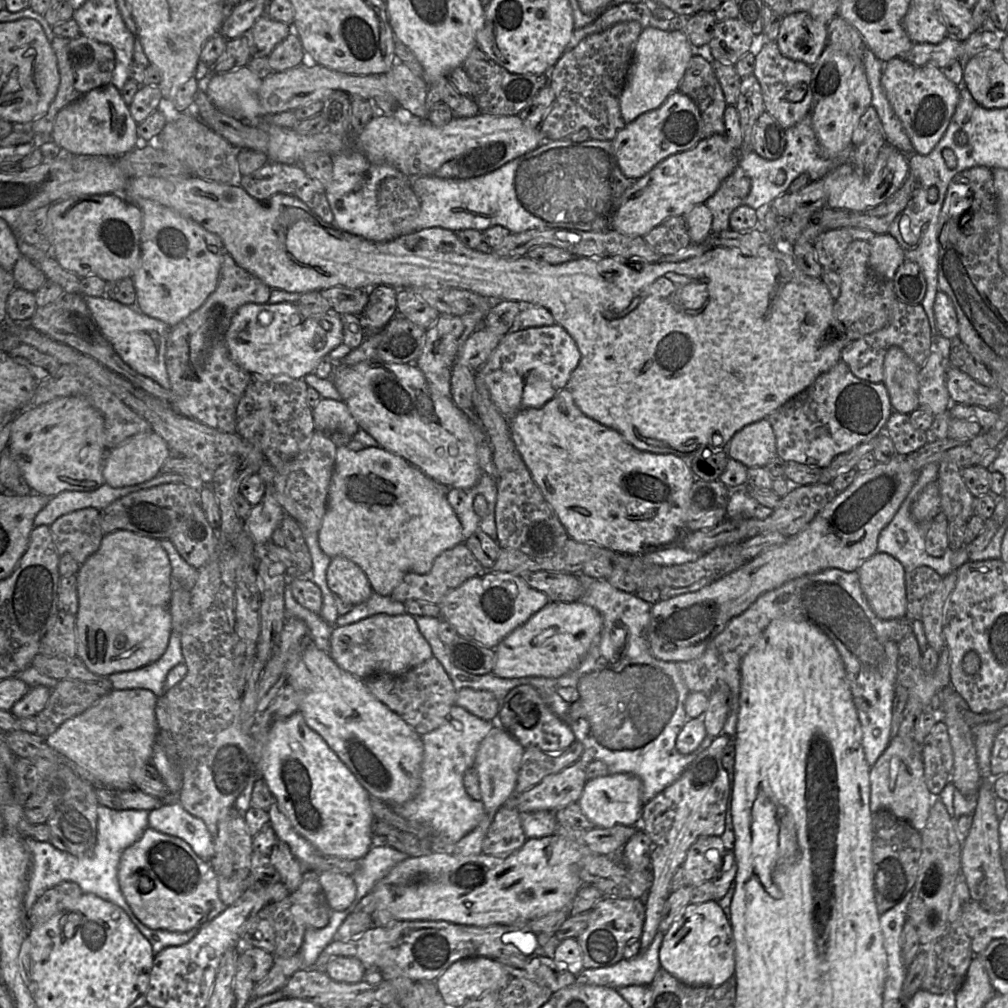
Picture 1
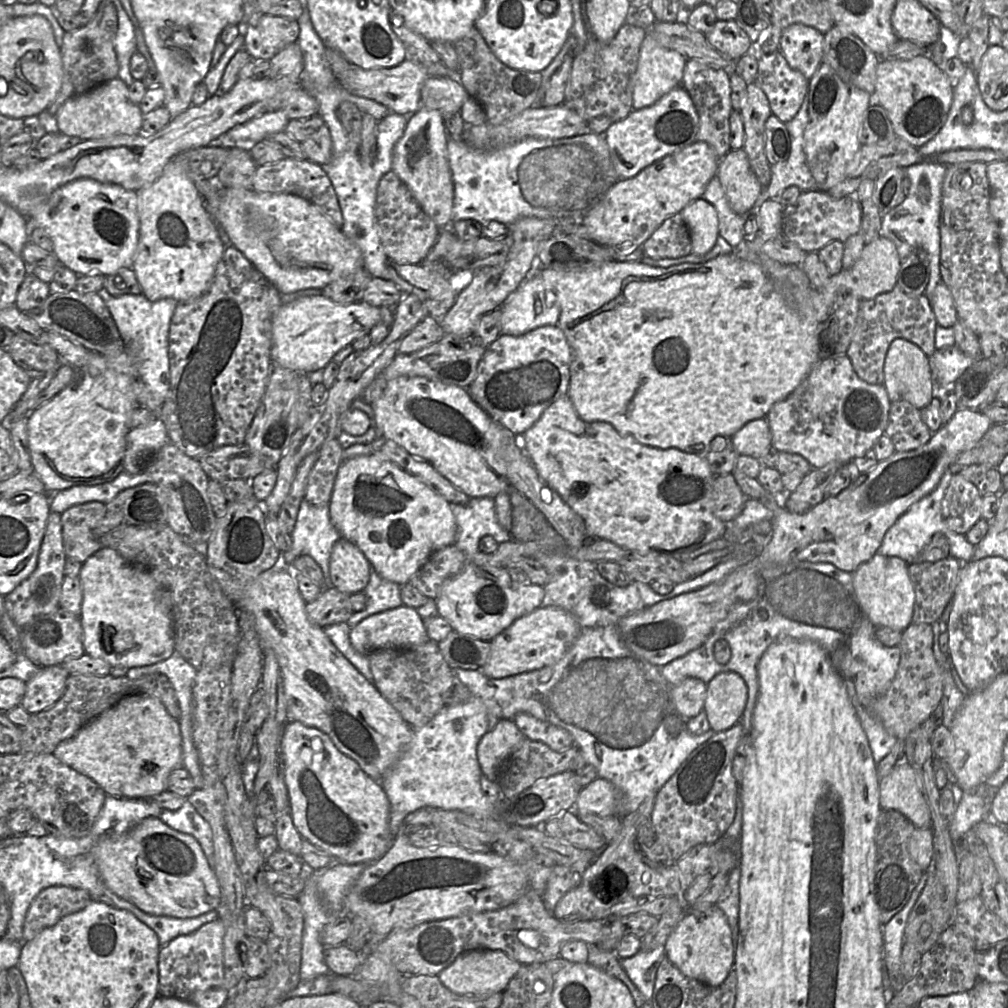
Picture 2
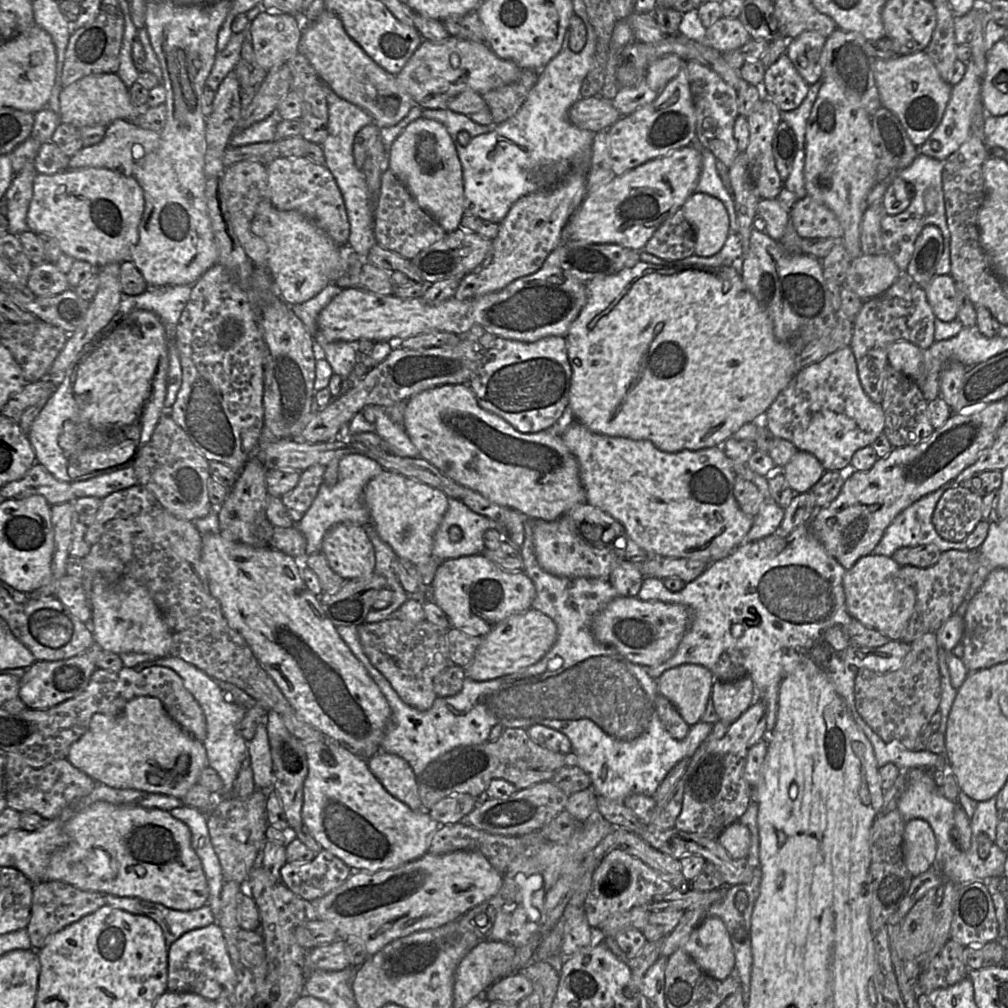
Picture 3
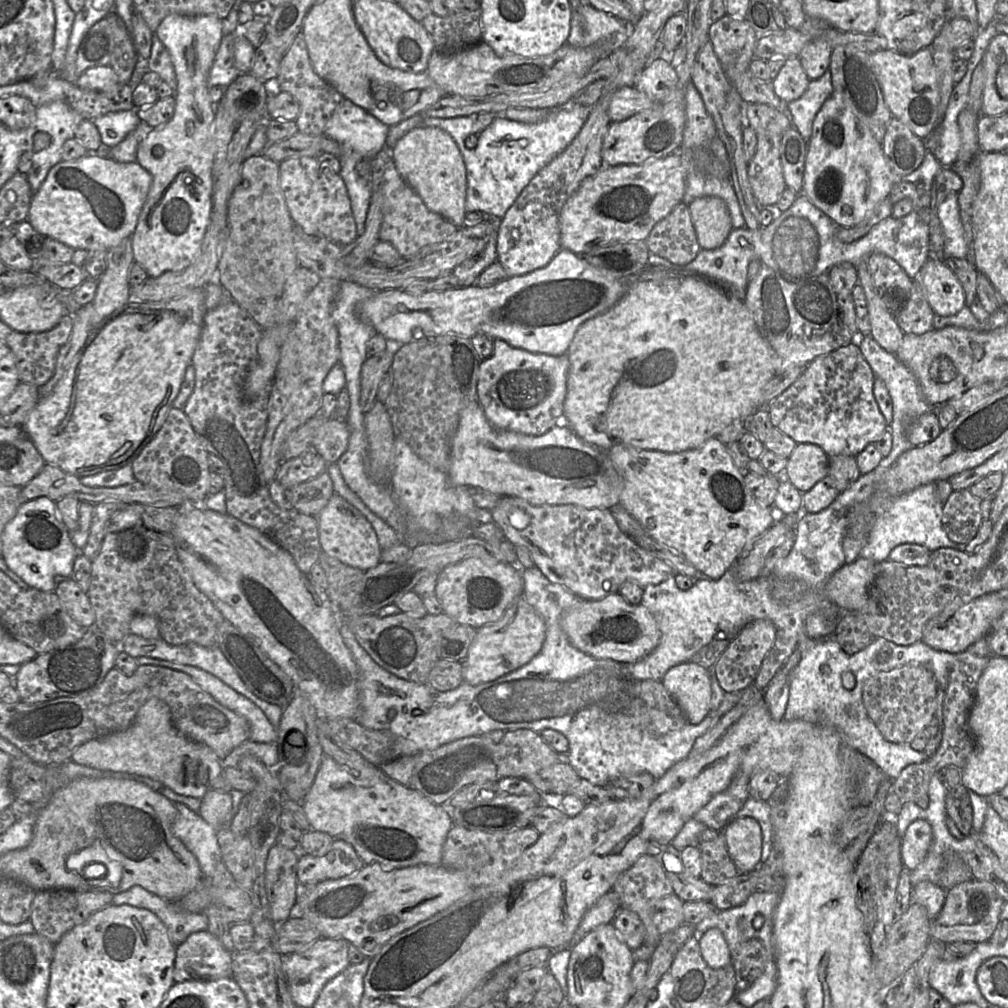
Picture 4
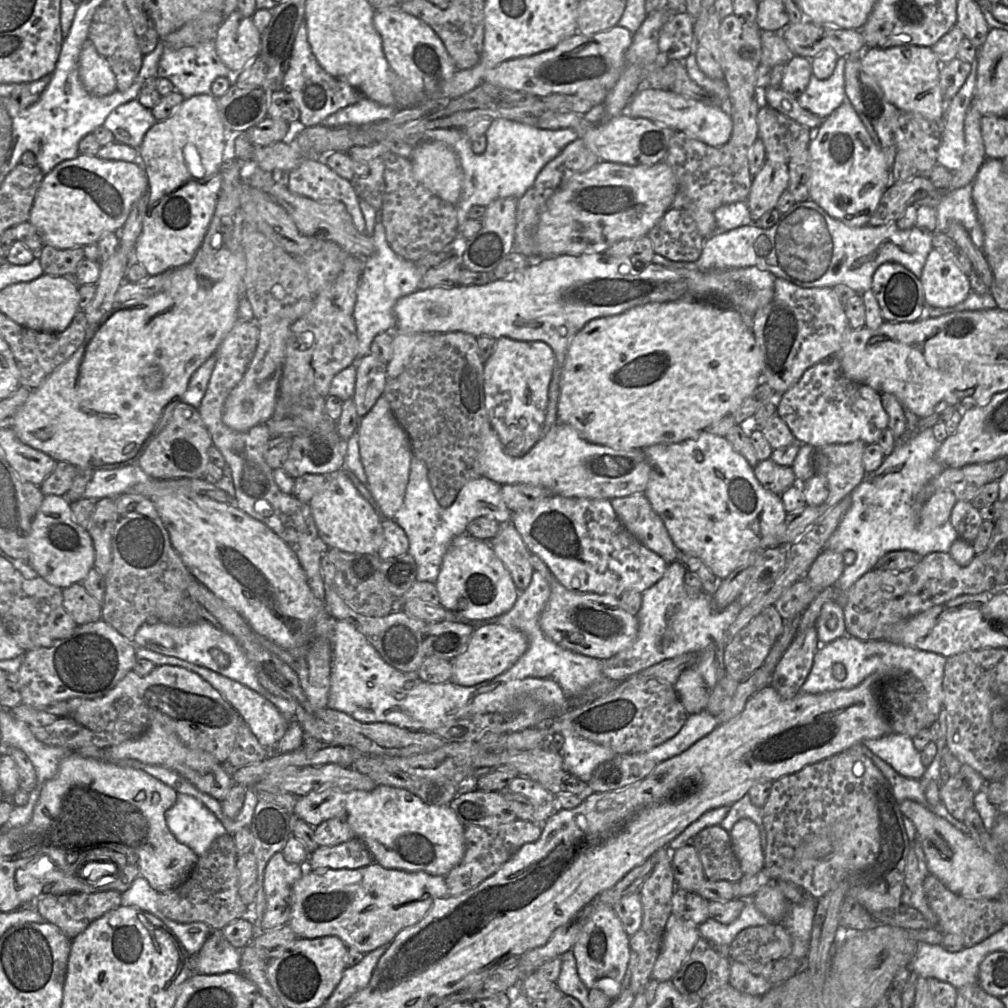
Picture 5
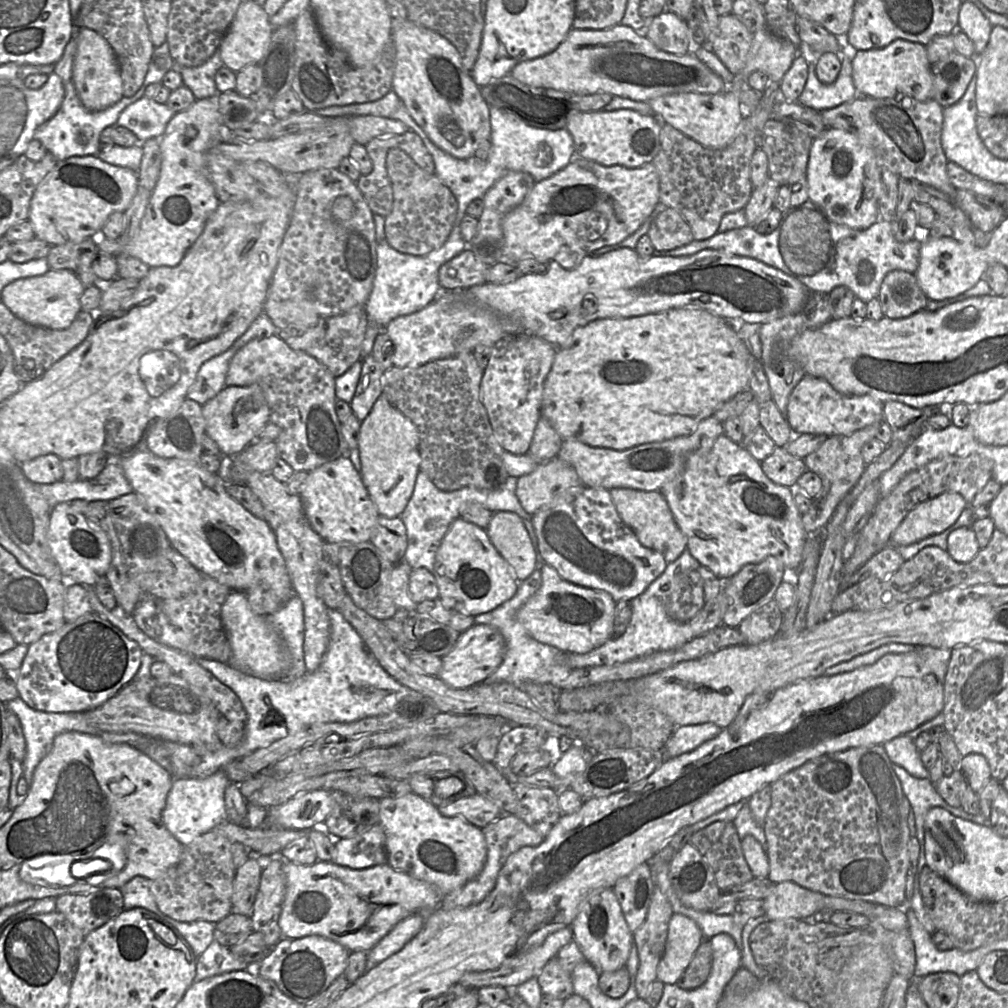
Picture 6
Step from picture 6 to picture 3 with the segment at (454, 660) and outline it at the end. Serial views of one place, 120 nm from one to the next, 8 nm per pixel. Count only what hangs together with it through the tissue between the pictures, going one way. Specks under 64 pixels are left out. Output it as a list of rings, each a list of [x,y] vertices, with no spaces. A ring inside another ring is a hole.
[[[532,607],[511,615],[482,637],[472,662],[465,667],[466,676],[486,681],[519,672],[540,661],[555,644],[557,636],[555,622]]]

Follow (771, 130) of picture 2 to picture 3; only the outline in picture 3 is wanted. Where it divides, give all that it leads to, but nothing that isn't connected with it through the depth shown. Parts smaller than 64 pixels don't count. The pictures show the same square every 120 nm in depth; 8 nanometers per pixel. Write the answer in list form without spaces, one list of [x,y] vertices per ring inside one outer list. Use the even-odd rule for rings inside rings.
[[[781,121],[772,140],[772,150],[779,176],[784,182],[791,173],[797,153],[797,139],[793,129]]]

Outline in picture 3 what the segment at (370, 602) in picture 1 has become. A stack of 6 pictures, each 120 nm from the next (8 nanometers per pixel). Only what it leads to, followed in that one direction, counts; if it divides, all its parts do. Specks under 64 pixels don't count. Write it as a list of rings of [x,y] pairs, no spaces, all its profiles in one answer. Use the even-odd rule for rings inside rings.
[[[367,524],[364,528],[374,547],[374,573],[384,576],[387,580],[387,589],[392,591],[392,600],[388,607],[381,610],[371,610],[367,614],[365,623],[375,623],[389,619],[389,615],[409,598],[409,595],[398,582],[397,570],[416,568],[416,566],[407,560],[399,558],[392,548],[381,540],[372,524]]]

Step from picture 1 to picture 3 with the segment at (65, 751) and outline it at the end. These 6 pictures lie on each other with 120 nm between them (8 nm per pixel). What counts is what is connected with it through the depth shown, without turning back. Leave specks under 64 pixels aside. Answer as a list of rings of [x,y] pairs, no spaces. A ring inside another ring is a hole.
[[[151,696],[130,700],[117,715],[96,713],[87,731],[69,748],[66,759],[96,783],[116,789],[160,793],[181,799],[209,766],[203,742],[193,737]]]

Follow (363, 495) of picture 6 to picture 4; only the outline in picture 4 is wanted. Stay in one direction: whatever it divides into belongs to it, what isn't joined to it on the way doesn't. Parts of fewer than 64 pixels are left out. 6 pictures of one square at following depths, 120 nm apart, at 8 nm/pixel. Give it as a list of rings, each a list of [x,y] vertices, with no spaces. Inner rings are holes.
[[[334,493],[316,516],[320,547],[330,557],[367,571],[380,562],[381,548],[377,535],[367,518],[352,504]]]

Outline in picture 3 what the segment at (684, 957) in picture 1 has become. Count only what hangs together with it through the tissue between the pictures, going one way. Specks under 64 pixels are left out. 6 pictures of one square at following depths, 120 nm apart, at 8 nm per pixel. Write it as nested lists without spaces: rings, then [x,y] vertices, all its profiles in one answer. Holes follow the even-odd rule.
[[[705,916],[682,948],[709,976],[723,980],[734,969],[735,957],[724,922]]]

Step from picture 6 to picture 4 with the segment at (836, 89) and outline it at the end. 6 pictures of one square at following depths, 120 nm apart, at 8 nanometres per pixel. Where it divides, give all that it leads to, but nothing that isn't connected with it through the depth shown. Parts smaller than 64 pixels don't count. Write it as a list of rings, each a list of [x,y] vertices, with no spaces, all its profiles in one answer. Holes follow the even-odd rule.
[[[827,70],[820,78],[810,81],[800,98],[787,103],[786,112],[791,118],[792,127],[806,142],[811,137],[815,116],[833,91],[831,73]]]

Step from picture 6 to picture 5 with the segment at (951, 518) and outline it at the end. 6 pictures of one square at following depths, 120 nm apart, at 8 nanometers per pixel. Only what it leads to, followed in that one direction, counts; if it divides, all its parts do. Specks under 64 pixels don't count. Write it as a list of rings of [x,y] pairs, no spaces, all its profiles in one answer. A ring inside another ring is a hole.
[[[938,490],[920,510],[919,523],[921,527],[933,529],[948,522],[956,502],[956,496],[951,490]]]

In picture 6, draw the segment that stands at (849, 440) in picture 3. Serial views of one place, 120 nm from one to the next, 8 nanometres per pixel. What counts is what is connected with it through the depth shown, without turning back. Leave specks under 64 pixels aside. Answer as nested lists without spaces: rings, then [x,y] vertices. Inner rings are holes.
[[[805,374],[792,390],[785,418],[795,435],[848,436],[876,422],[884,421],[883,404],[870,396],[845,396],[826,380]]]

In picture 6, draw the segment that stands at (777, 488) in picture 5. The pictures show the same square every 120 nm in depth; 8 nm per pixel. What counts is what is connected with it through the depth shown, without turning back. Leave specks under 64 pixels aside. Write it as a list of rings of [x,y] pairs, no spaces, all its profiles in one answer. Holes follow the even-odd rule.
[[[775,447],[760,464],[772,482],[787,488],[796,486],[797,480],[807,470],[804,459],[791,455],[785,447]]]

